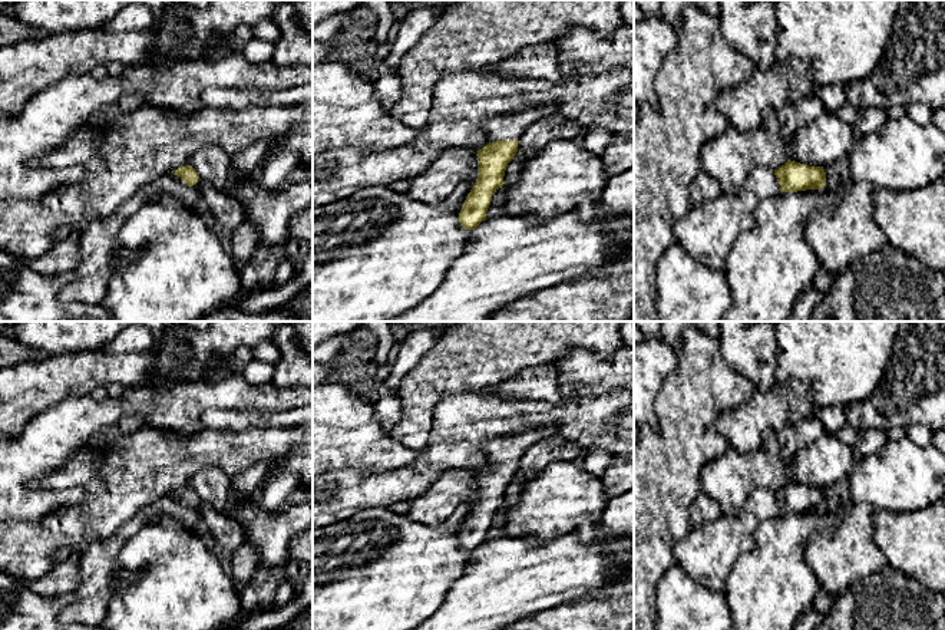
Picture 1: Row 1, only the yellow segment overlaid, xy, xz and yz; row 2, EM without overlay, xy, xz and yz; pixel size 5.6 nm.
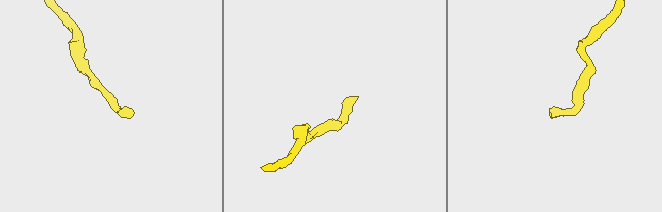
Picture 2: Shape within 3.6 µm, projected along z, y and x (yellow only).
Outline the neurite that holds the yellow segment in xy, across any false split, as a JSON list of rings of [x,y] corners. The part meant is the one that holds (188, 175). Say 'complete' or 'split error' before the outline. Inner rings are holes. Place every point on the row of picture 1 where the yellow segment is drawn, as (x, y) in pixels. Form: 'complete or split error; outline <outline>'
split error; outline [[[185,165],[156,179],[152,191],[146,185],[141,187],[113,215],[75,225],[79,232],[79,264],[73,271],[73,281],[62,288],[59,298],[65,303],[102,303],[108,293],[113,254],[126,258],[139,255],[118,248],[116,237],[128,218],[162,194],[179,198],[195,211],[201,198],[199,184],[201,178],[195,169]]]

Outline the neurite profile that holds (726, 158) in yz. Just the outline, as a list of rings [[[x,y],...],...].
[[[764,108],[760,123],[747,131],[728,125],[700,151],[701,169],[711,175],[723,194],[740,194],[754,168],[779,169],[789,161],[780,122],[773,108]]]

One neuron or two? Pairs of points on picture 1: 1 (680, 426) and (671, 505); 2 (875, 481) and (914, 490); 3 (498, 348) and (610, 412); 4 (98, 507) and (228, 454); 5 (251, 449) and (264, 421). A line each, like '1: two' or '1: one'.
1: one
2: one
3: two
4: one
5: two

